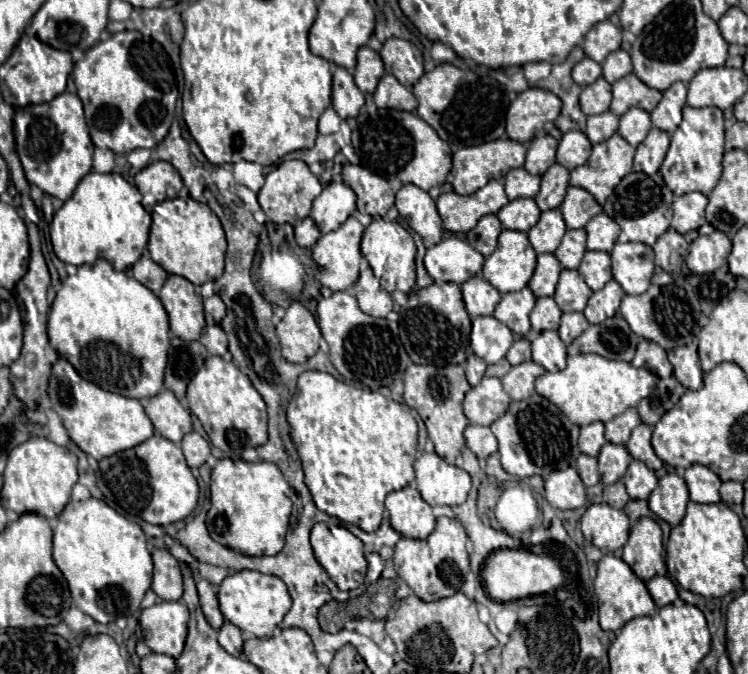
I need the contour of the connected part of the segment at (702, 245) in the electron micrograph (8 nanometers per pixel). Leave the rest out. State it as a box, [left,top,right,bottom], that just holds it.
[686,231,732,275]

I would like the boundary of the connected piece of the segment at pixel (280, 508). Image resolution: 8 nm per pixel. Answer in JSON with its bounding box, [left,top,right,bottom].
[206,459,293,555]

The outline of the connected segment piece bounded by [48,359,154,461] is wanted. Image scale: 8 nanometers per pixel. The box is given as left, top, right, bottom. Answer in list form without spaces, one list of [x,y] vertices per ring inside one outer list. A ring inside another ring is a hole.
[[[58,359],[58,363],[52,367],[48,397],[52,401],[54,411],[62,417],[72,441],[86,455],[92,455],[98,461],[108,455],[136,447],[144,443],[144,439],[150,439],[154,435],[152,421],[144,413],[144,407],[138,399],[122,397],[118,393],[104,391],[90,381],[84,381],[76,373],[76,369],[64,359]]]

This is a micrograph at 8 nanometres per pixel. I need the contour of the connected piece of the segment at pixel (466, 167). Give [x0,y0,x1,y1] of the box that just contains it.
[452,139,526,195]

